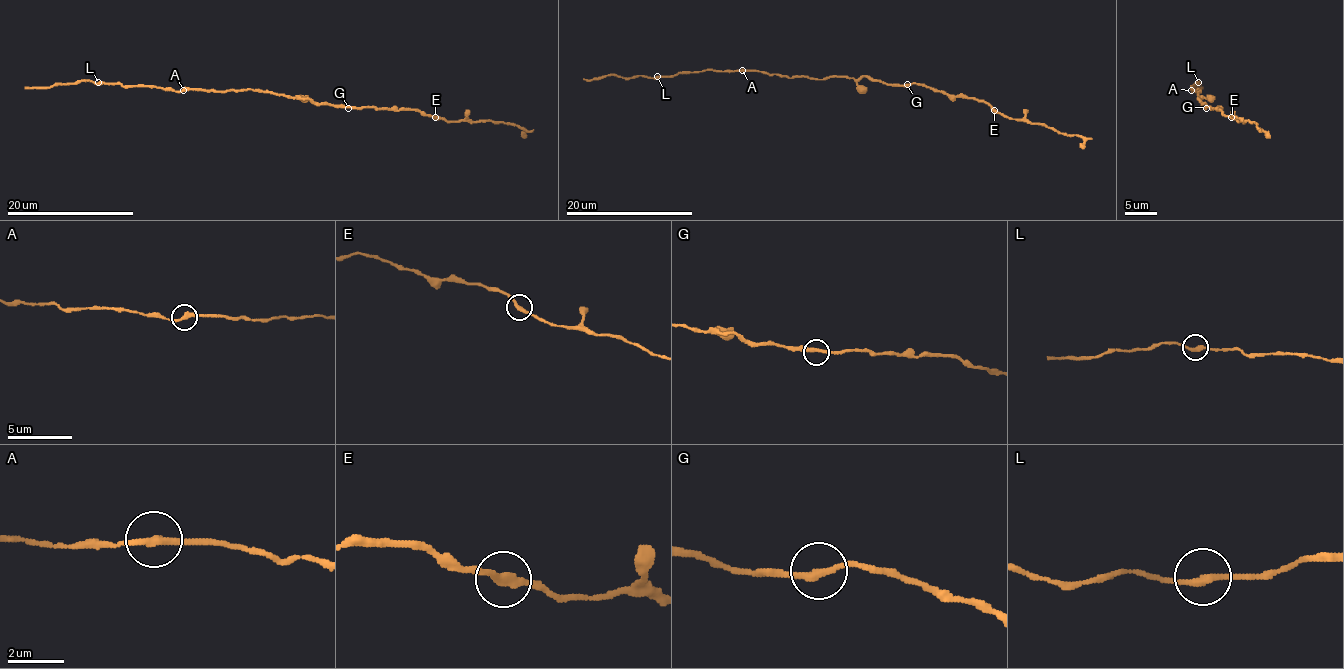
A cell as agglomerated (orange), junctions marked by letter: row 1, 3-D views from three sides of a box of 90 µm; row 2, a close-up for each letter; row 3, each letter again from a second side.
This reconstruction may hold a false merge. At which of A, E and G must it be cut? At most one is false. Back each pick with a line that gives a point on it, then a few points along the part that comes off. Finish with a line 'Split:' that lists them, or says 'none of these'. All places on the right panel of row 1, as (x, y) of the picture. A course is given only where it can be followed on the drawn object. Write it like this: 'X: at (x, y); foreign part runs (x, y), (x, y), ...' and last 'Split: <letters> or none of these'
Split: none of these

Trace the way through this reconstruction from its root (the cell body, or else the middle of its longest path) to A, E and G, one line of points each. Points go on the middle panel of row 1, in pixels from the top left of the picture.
A: (847, 76), (788, 78), (775, 73), (742, 70)
E: (847, 76), (856, 80), (869, 76), (888, 84), (919, 83), (951, 95), (975, 97), (994, 110)
G: (847, 76), (856, 80), (869, 76), (888, 84), (907, 84)

